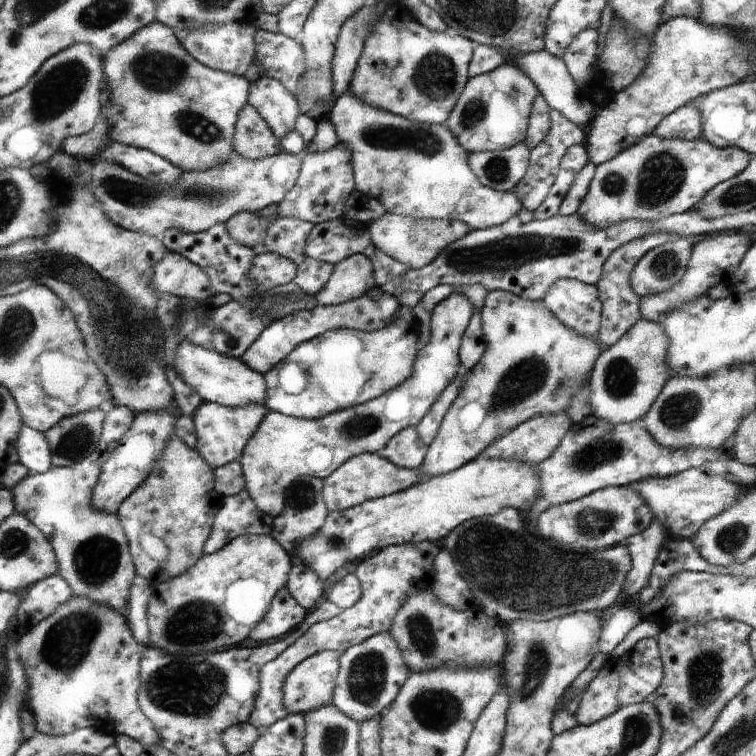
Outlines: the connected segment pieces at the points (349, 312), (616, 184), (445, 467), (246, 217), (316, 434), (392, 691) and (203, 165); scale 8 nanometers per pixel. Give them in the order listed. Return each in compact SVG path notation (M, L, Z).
M372 290L372 294L366 294L360 299L341 303L340 305L316 305L307 310L291 313L267 326L263 333L259 335L259 339L243 355L242 362L246 363L251 370L258 371L263 376L268 373L268 370L285 361L305 341L311 341L316 337L324 336L328 332L341 329L355 329L358 331L382 329L391 322L391 318L394 317L399 308L394 296L380 292L380 290Z
M653 133L640 137L635 145L624 149L611 160L596 165L589 194L583 199L577 213L596 227L606 227L631 219L654 221L675 213L681 214L694 210L713 188L743 173L750 163L751 154L735 147L719 148L702 138L698 141L660 139Z
M488 291L481 309L481 332L485 350L479 362L465 374L457 398L446 412L442 425L427 447L426 460L420 466L422 477L441 476L473 462L492 442L525 421L541 415L563 413L586 380L590 380L597 359L602 354L599 342L556 319L542 300L532 301L505 291Z
M242 212L233 216L225 223L225 226L233 240L253 248L257 243L263 242L265 229L272 220L274 218L270 221L262 221L254 213Z
M454 293L442 300L431 314L431 339L419 347L409 378L372 401L320 419L300 419L268 412L263 419L264 426L256 430L256 438L247 443L248 450L244 450L244 458L239 459L246 482L245 490L255 506L266 516L278 517L286 508L286 490L297 477L311 475L324 480L344 462L363 453L378 454L396 434L415 428L440 394L459 375L465 374L459 350L472 318L472 304L463 295Z
M389 632L373 635L342 654L332 703L360 724L381 716L390 708L411 674L398 644Z
M153 21L136 35L117 45L104 56L109 100L104 104L110 138L128 147L147 149L167 159L183 172L204 173L228 162L234 152L235 126L239 114L248 104L251 84L243 76L206 67L194 58L175 38L174 30Z

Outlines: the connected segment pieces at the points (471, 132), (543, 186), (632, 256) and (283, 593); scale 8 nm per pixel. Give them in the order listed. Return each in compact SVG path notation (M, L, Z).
M505 63L492 73L470 78L444 124L468 154L512 149L527 138L532 110L539 96L538 88L524 70Z
M552 109L550 112L551 128L539 146L530 150L530 168L522 182L516 186L514 192L521 200L523 206L529 211L535 212L538 206L542 205L544 198L548 195L552 184L554 184L561 159L565 156L566 150L573 145L585 142L585 134L576 124L570 123L560 112Z
M661 233L636 239L620 246L615 253L611 254L611 257L607 258L607 263L603 266L603 277L595 286L601 303L601 322L598 330L599 342L604 344L606 348L616 344L628 330L634 327L638 320L643 319L640 313L641 298L631 288L632 269L651 249L678 238L681 237Z
M284 587L279 590L275 598L272 598L267 617L251 631L252 640L256 642L276 641L276 638L286 636L288 632L295 630L303 623L305 617L307 615L304 607L300 606L291 592Z

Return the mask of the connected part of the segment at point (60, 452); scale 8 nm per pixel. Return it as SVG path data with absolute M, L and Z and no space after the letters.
M100 408L69 417L47 433L56 465L75 466L95 450L106 424L104 414L106 409Z

